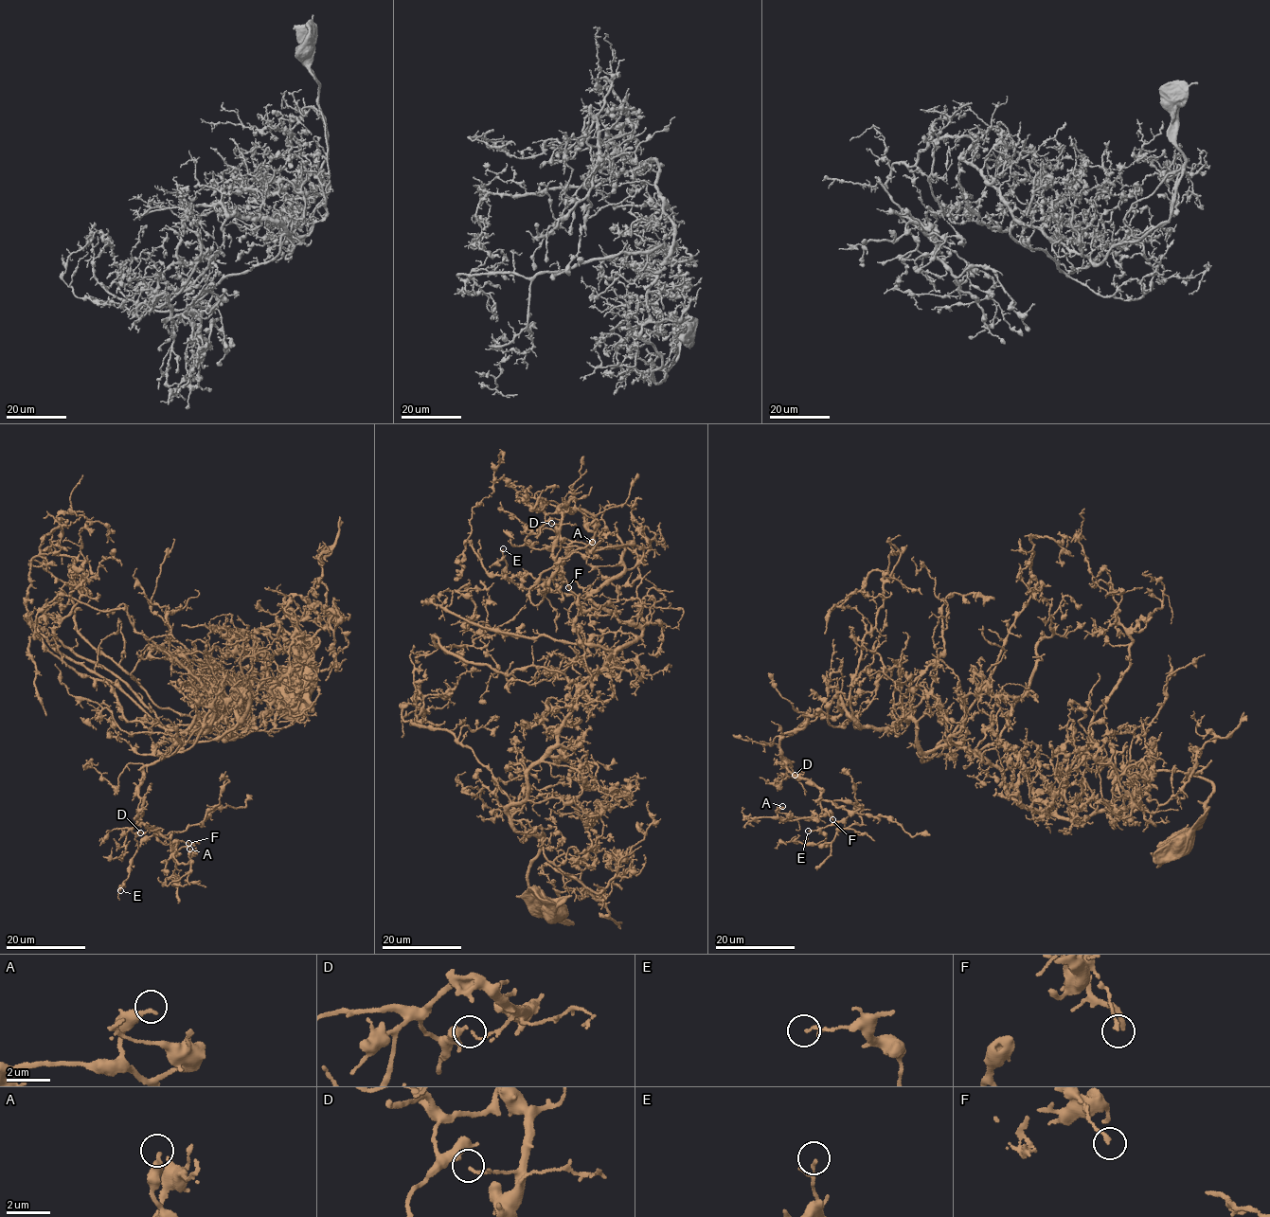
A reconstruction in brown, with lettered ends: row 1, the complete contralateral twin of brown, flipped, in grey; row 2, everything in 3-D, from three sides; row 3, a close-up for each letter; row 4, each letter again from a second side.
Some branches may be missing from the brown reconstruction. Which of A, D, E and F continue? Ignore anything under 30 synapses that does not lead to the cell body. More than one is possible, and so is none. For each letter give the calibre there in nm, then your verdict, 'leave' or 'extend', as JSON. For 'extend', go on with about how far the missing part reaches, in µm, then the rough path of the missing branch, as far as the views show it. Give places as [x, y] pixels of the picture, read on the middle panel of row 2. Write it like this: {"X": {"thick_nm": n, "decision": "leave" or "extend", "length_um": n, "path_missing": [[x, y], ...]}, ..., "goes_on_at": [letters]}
{"A": {"thick_nm": 320, "decision": "leave"}, "D": {"thick_nm": 150, "decision": "leave"}, "E": {"thick_nm": 90, "decision": "leave"}, "F": {"thick_nm": 170, "decision": "leave"}, "goes_on_at": []}

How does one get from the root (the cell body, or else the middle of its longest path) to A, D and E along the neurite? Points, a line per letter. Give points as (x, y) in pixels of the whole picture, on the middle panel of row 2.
A: (554, 917), (507, 809), (640, 635), (588, 596), (625, 551), (570, 497), (557, 569), (592, 542)
D: (554, 917), (527, 882), (543, 834), (507, 809), (641, 631), (588, 596), (624, 548), (573, 497), (551, 523)
E: (554, 917), (507, 809), (641, 631), (588, 596), (625, 551), (573, 497), (530, 587), (503, 548)

